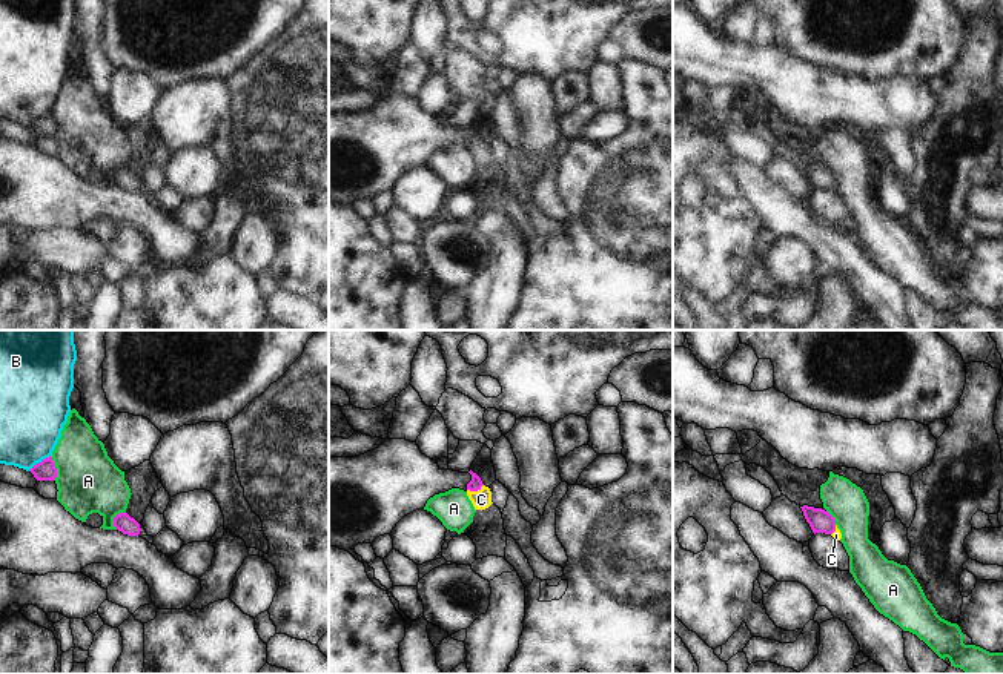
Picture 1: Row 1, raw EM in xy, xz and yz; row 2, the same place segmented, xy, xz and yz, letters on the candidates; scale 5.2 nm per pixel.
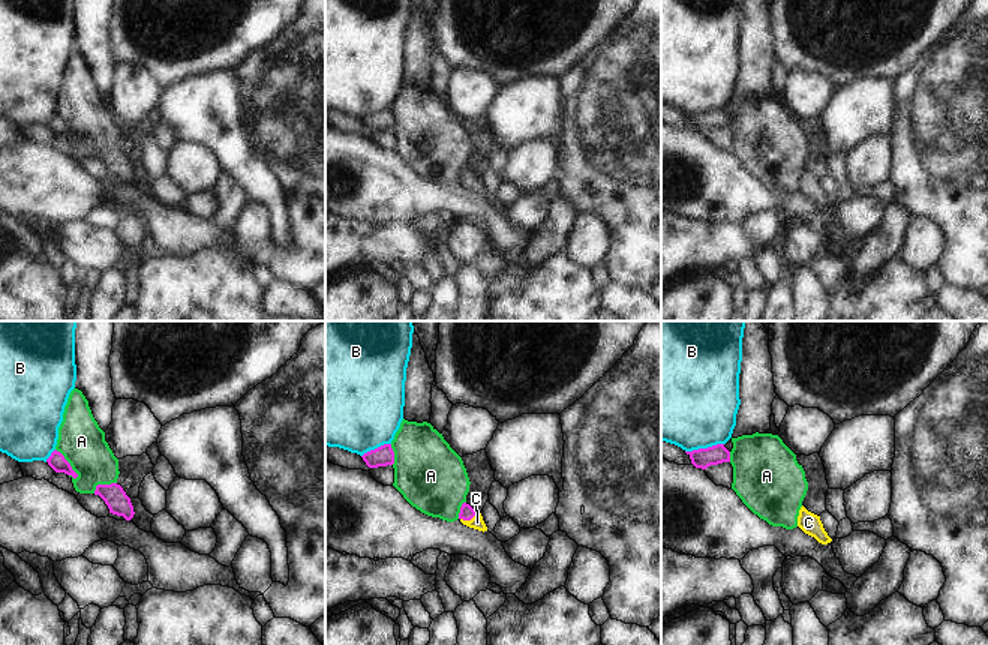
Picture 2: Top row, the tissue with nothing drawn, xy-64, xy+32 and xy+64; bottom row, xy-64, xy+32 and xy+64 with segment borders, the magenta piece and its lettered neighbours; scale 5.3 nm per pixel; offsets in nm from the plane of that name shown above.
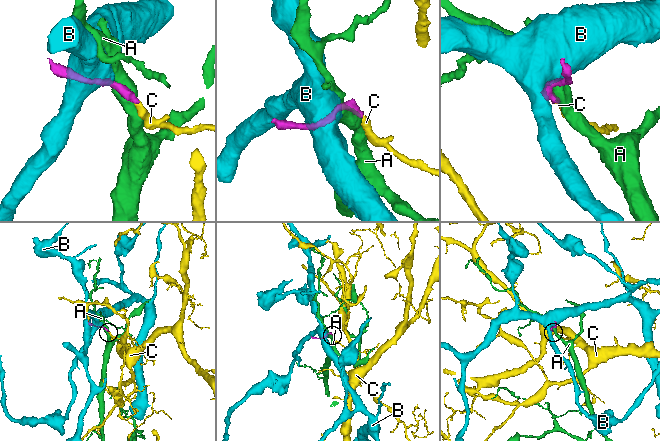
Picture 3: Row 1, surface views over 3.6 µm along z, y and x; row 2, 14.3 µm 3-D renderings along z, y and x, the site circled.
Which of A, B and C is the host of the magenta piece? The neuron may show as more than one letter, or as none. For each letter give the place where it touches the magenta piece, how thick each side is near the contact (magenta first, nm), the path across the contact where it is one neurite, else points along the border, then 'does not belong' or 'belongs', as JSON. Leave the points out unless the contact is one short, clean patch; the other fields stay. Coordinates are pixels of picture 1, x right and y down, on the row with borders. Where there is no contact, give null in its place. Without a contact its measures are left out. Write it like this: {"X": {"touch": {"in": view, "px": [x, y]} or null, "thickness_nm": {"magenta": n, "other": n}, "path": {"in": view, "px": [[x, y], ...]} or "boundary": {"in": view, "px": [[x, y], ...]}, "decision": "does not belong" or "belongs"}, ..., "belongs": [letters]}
{"A": {"touch": {"in": "xy", "px": [56, 469]}, "thickness_nm": {"magenta": 110, "other": 340}, "decision": "does not belong"}, "B": {"touch": {"in": "xy", "px": [39, 462]}, "thickness_nm": {"magenta": 110, "other": 340}, "boundary": {"in": "xy", "px": [[49, 455], [28, 470]]}, "decision": "does not belong"}, "C": {"touch": {"in": "xz", "px": [475, 490]}, "thickness_nm": {"magenta": 70, "other": 110}, "path": {"in": "xz", "px": [[475, 484], [475, 490], [481, 499]]}, "decision": "belongs"}, "belongs": ["C"]}

